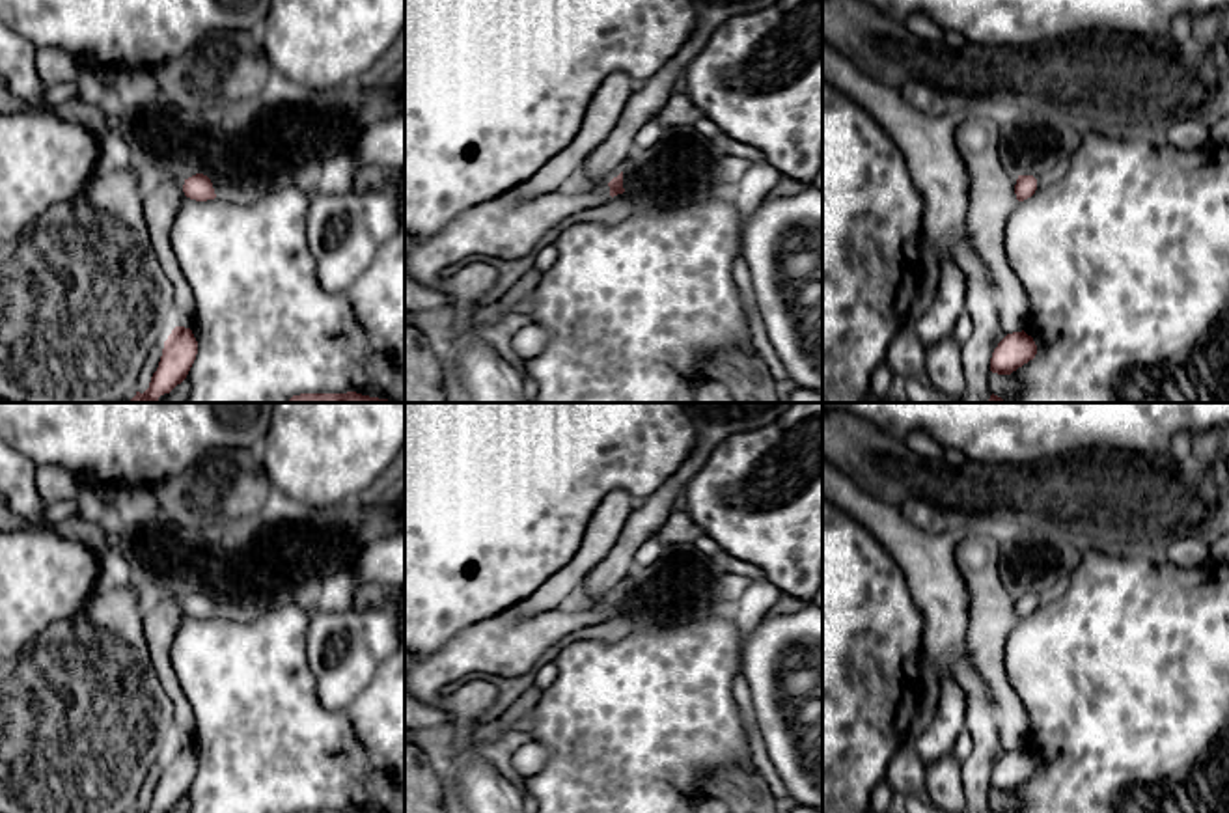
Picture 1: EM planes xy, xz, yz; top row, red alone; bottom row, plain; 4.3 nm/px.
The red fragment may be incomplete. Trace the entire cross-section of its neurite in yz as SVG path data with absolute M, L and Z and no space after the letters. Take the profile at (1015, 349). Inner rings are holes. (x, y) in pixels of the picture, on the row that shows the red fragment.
M1022 332L1007 334L992 352L990 371L1011 375L1037 354L1037 345L1031 336Z

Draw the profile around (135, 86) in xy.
M121 67L114 82L114 104L123 108L153 106L166 101L168 84L162 71Z

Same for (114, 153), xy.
M114 132L99 138L99 158L95 173L108 173L134 166L132 149Z

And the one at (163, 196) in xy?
M173 175L151 179L144 190L144 220L159 263L175 289L173 324L192 328L196 313L194 295L177 263L170 237L173 220L186 198L183 185L185 179Z

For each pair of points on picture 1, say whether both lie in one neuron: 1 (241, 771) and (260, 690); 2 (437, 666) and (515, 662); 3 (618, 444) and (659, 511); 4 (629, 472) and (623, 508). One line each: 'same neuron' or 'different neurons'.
1: same neuron
2: same neuron
3: different neurons
4: different neurons

